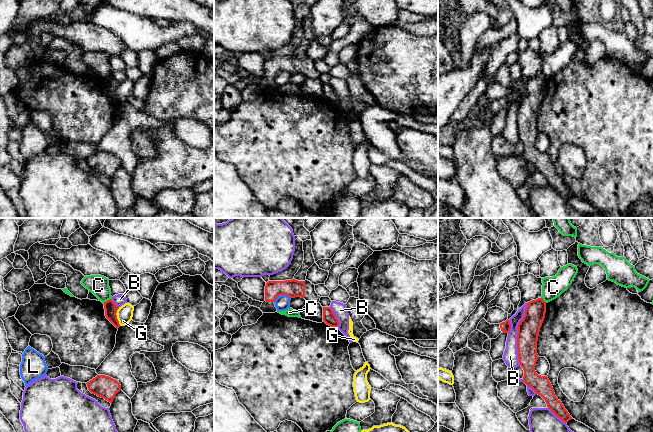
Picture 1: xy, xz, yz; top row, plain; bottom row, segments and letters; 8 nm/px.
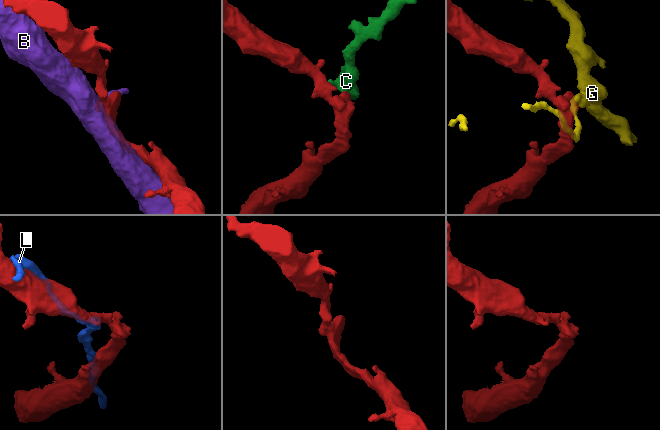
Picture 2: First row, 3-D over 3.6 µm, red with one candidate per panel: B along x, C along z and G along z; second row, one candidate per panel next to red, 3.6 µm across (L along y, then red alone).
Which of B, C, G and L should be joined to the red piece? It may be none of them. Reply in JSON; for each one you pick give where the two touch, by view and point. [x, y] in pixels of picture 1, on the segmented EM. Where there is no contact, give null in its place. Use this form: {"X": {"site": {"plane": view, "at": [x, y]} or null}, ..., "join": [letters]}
{"join": []}

